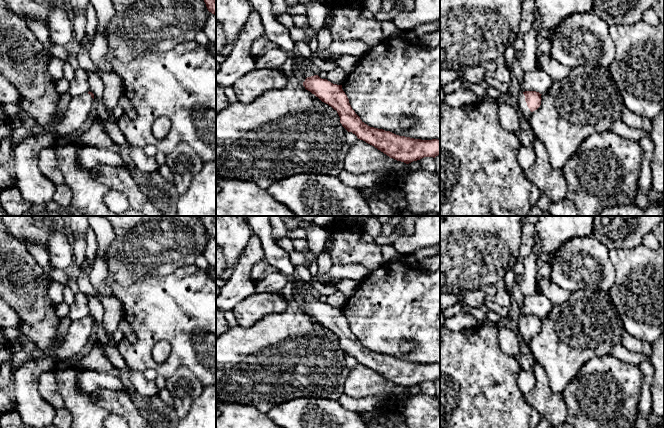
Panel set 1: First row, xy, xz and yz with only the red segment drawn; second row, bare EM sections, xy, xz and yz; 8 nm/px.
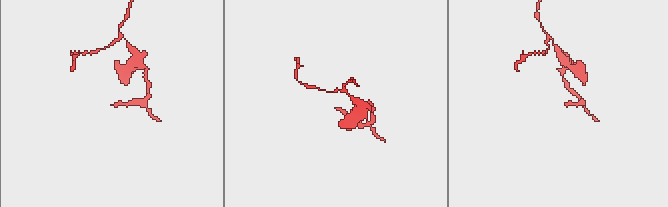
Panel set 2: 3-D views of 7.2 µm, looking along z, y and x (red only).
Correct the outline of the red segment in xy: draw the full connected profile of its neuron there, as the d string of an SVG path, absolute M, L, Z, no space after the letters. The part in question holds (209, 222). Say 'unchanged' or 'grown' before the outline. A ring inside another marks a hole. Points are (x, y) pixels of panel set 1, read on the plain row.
unchanged; M201 216L209 236L216 239L216 216Z

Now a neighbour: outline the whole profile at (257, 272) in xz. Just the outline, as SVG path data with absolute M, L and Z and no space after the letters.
M264 259L261 262L258 262L253 265L250 277L254 282L260 281L265 276L265 270L268 267L269 263Z

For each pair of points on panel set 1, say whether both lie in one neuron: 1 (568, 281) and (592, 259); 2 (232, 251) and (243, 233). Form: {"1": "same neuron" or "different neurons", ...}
{"1": "same neuron", "2": "same neuron"}

